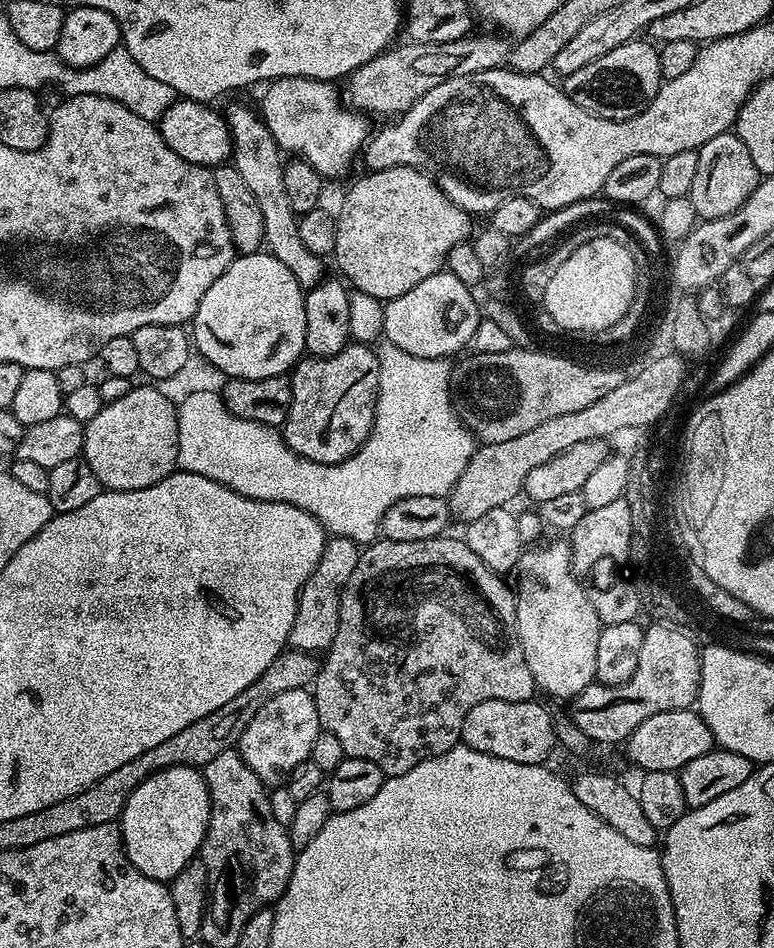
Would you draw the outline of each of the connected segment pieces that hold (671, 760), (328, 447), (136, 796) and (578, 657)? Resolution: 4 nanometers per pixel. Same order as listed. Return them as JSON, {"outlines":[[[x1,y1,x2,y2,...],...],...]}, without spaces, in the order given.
{"outlines":[[[692,708,666,710,662,714,653,714,633,730,627,738,628,756,644,772,679,773,686,762,702,758,702,754,713,751,714,741,710,726]],[[349,342,333,356,301,359,292,369,290,379,290,410,282,426,282,435,290,450,319,464,337,464,349,460,367,442,372,424,376,420,376,390,380,387,380,363,376,352,367,344]],[[175,764,147,776,120,812,118,827,128,860,146,878,170,882,182,866,197,859,211,809,210,794,200,768]],[[567,539,547,540,533,543,520,554,520,577,514,583,514,635,520,641,526,666,530,666,530,674,534,674,537,689,568,702,596,680,594,661,598,655,598,634,602,625,598,614,594,614,594,606,590,606,590,598,586,598,576,575,572,573,571,543]]]}

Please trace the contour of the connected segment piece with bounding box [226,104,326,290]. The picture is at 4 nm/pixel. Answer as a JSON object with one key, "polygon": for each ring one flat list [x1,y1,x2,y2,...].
{"polygon":[[232,104,226,111,228,129,232,135,231,163,235,164,238,174,242,174,246,187,258,198,258,210,262,210,262,226,264,227,264,244,278,262,282,262,298,278,300,287,307,290,325,279,325,261,314,254,302,242,298,235,300,221,294,206,290,206,290,197,286,194,286,178,284,177,285,161,280,160,282,150,274,142,270,130,258,115,255,107,247,108,244,104]]}

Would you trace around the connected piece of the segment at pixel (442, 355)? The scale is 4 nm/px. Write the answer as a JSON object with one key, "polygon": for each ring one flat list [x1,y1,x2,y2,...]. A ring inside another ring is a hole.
{"polygon":[[447,270,430,274,430,278,418,282,414,290,406,290,406,294,384,304,383,339,418,358,443,360,452,358,455,352,463,353,463,348,475,341,482,319,481,305,478,300,476,304,472,292,469,285,458,282]]}

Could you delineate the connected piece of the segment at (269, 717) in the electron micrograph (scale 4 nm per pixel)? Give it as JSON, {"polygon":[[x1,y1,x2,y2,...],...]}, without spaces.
{"polygon":[[308,688,286,690,286,694,278,694,278,698,270,698,254,718,250,718,250,726,240,736,238,751,241,758,258,774,258,778,266,786,280,786,288,779,288,775,298,766,298,762,309,759,314,750,314,738,322,731,316,697]]}

